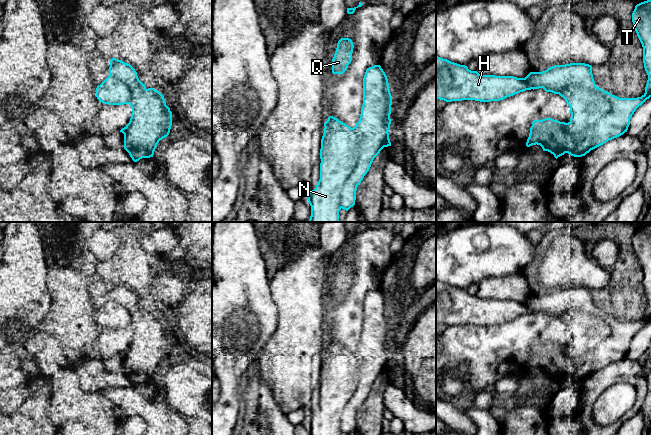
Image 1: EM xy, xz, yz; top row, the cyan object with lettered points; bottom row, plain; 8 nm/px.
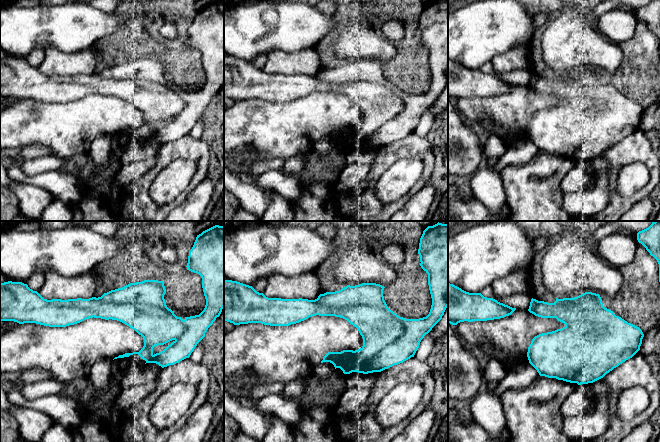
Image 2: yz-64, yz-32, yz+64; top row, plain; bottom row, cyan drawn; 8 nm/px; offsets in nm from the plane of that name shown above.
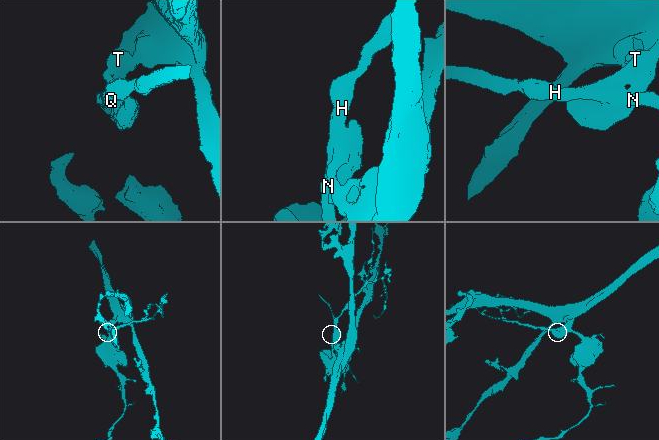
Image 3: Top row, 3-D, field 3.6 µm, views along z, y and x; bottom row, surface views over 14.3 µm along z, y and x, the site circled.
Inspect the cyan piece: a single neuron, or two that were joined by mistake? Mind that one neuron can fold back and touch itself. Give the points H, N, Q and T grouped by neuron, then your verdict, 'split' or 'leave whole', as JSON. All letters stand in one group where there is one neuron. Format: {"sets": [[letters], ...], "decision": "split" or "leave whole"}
{"sets": [["H", "N", "Q"], ["T"]], "decision": "split"}

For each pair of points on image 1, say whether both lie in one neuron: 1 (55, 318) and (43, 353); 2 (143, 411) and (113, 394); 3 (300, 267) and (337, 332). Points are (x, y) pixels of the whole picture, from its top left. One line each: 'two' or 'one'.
1: two
2: one
3: two

